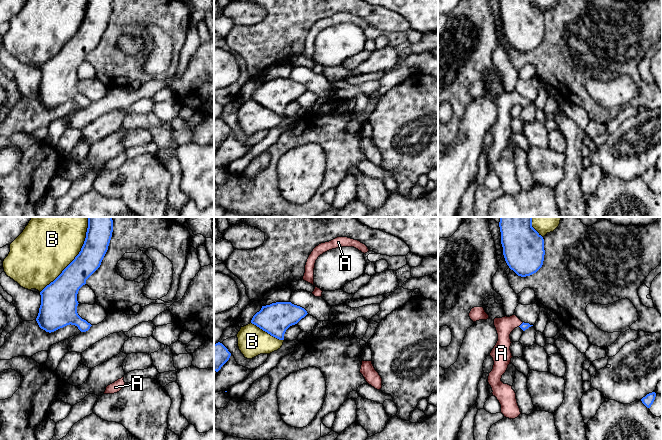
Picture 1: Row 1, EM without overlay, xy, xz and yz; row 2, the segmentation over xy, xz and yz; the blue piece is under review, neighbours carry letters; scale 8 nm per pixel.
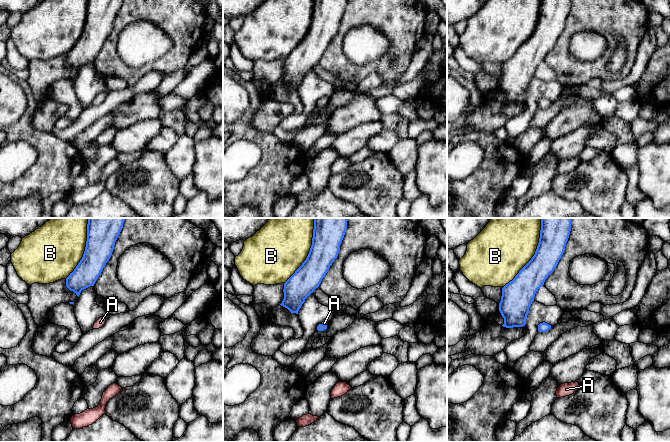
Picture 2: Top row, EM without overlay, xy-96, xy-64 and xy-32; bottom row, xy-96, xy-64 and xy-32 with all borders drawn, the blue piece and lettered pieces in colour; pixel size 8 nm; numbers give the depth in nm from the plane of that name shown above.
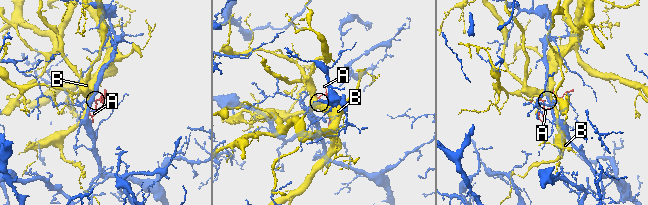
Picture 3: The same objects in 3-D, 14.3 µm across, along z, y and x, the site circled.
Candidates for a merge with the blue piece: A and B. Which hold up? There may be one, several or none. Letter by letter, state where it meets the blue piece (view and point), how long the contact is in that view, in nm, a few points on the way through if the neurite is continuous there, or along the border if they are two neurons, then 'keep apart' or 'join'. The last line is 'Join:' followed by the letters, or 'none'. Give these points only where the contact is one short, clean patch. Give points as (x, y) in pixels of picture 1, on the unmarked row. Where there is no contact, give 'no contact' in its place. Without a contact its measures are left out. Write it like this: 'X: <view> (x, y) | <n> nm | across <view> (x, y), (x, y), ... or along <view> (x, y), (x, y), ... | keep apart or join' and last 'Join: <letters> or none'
A: yz (521, 100) | 60 nm | across yz (523, 102), (521, 100), (507, 100), (504, 102) | join
B: xy (74, 35) | 650 nm | keep apart
Join: A

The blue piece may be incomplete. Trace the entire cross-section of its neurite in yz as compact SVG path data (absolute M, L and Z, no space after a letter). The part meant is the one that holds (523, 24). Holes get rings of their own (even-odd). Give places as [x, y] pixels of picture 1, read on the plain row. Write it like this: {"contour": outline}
{"contour": "M499 0L503 31L518 52L536 49L544 37L544 15L532 0Z"}

